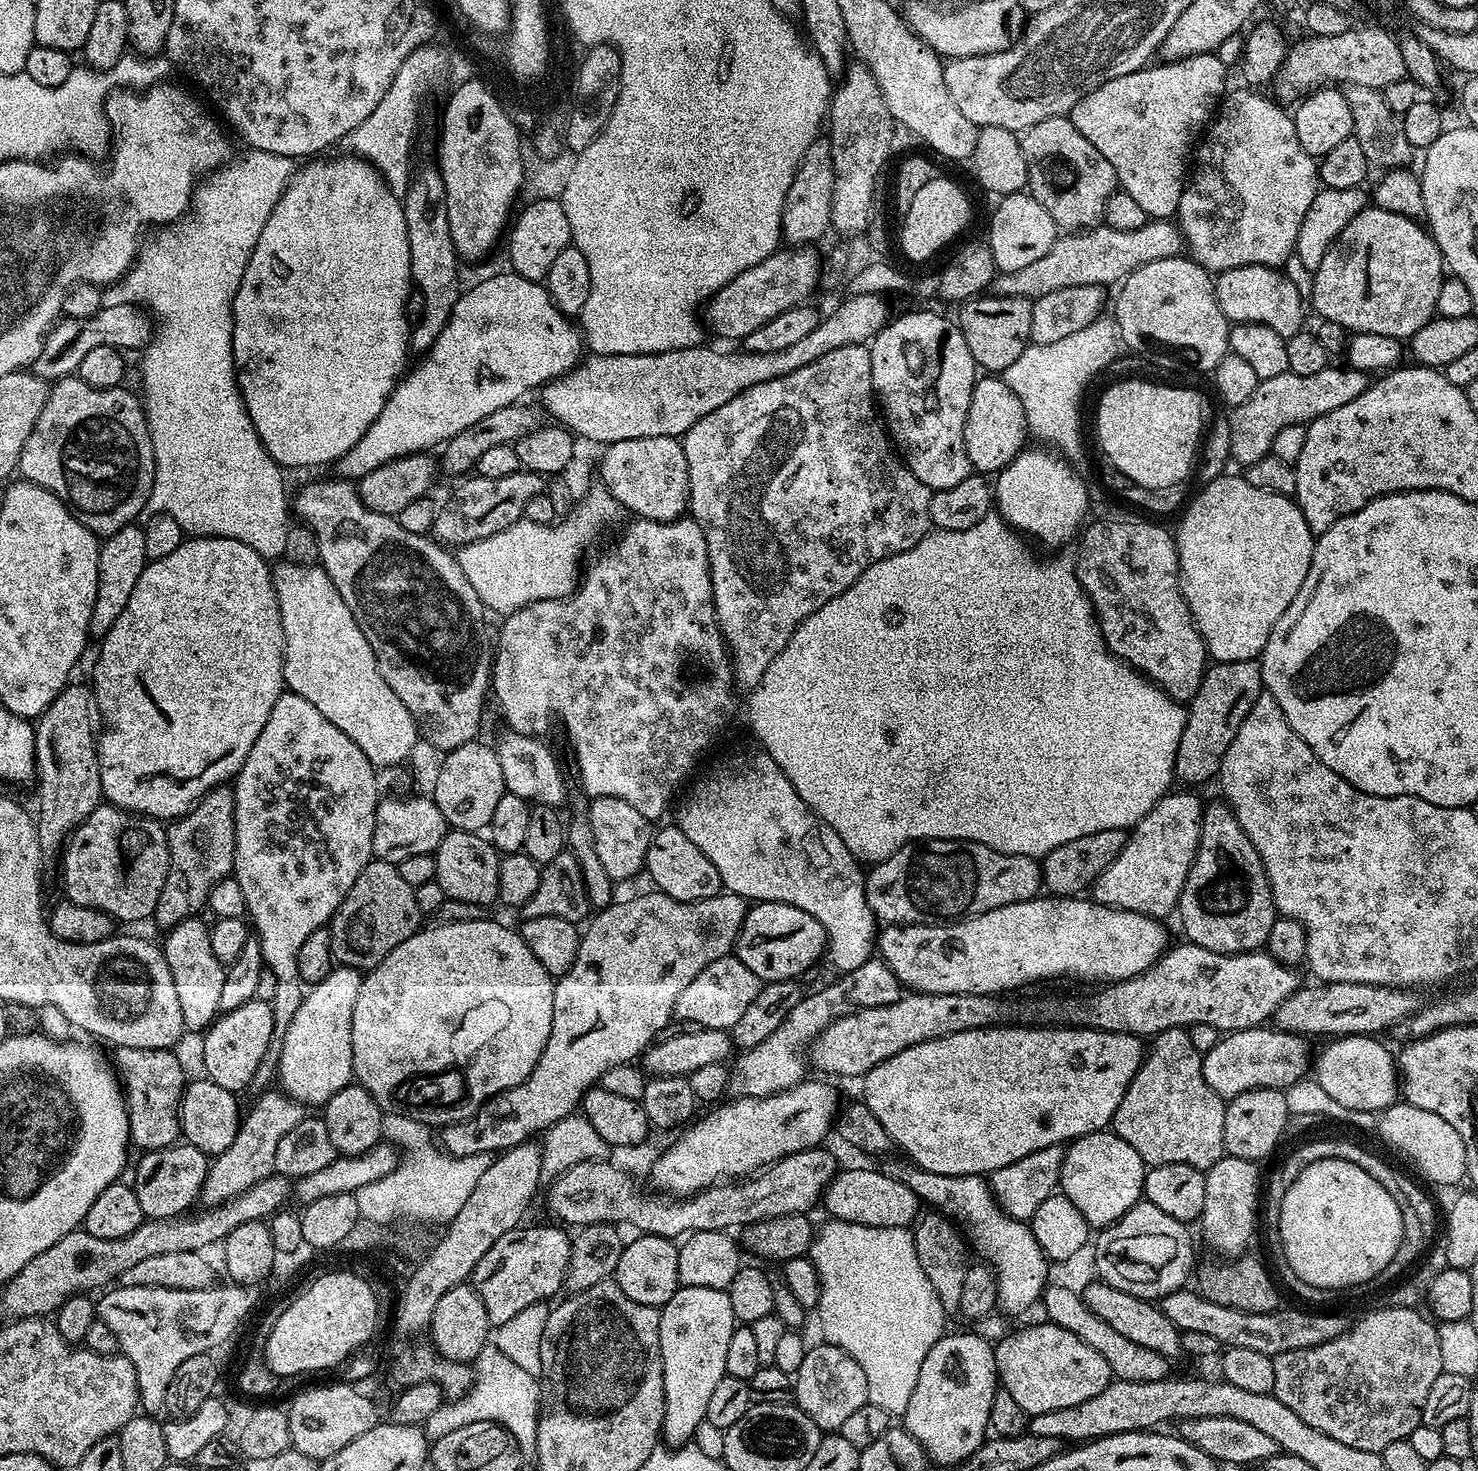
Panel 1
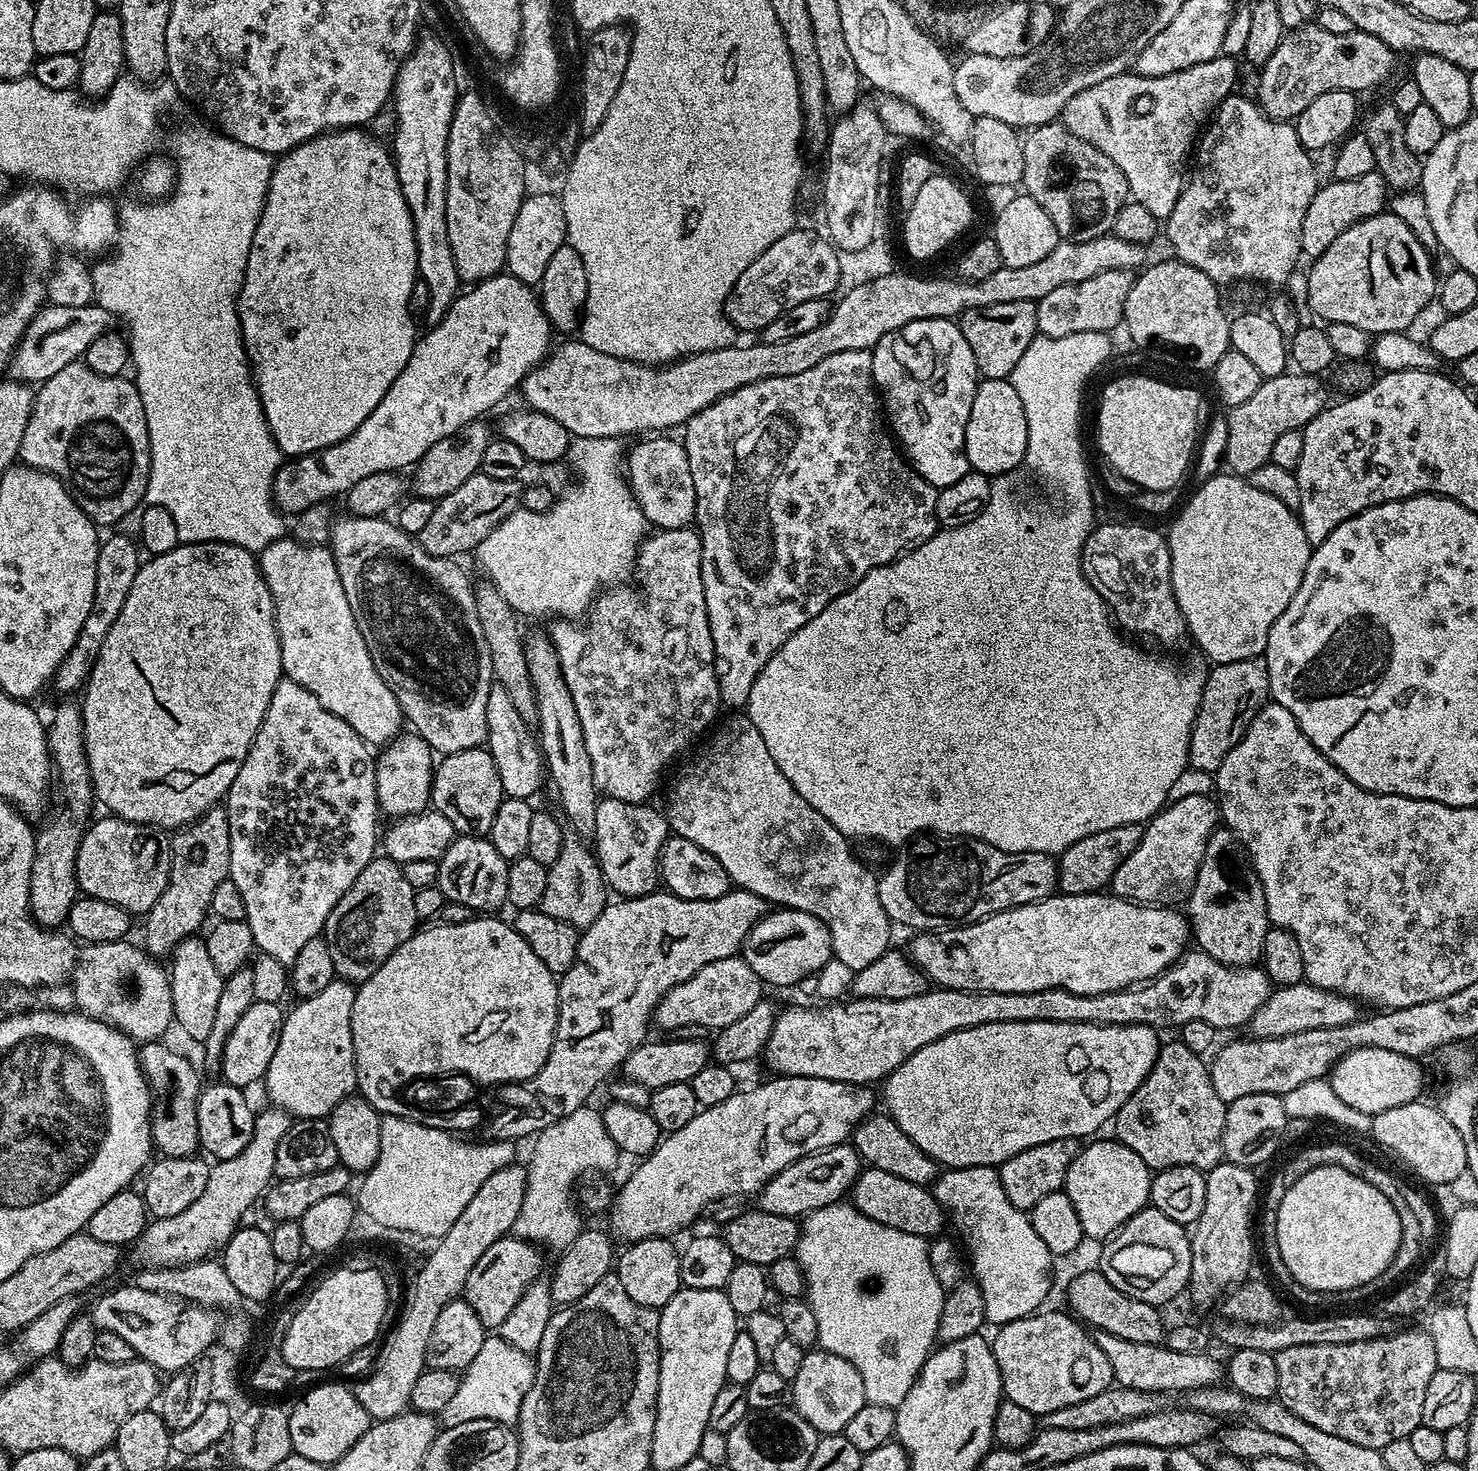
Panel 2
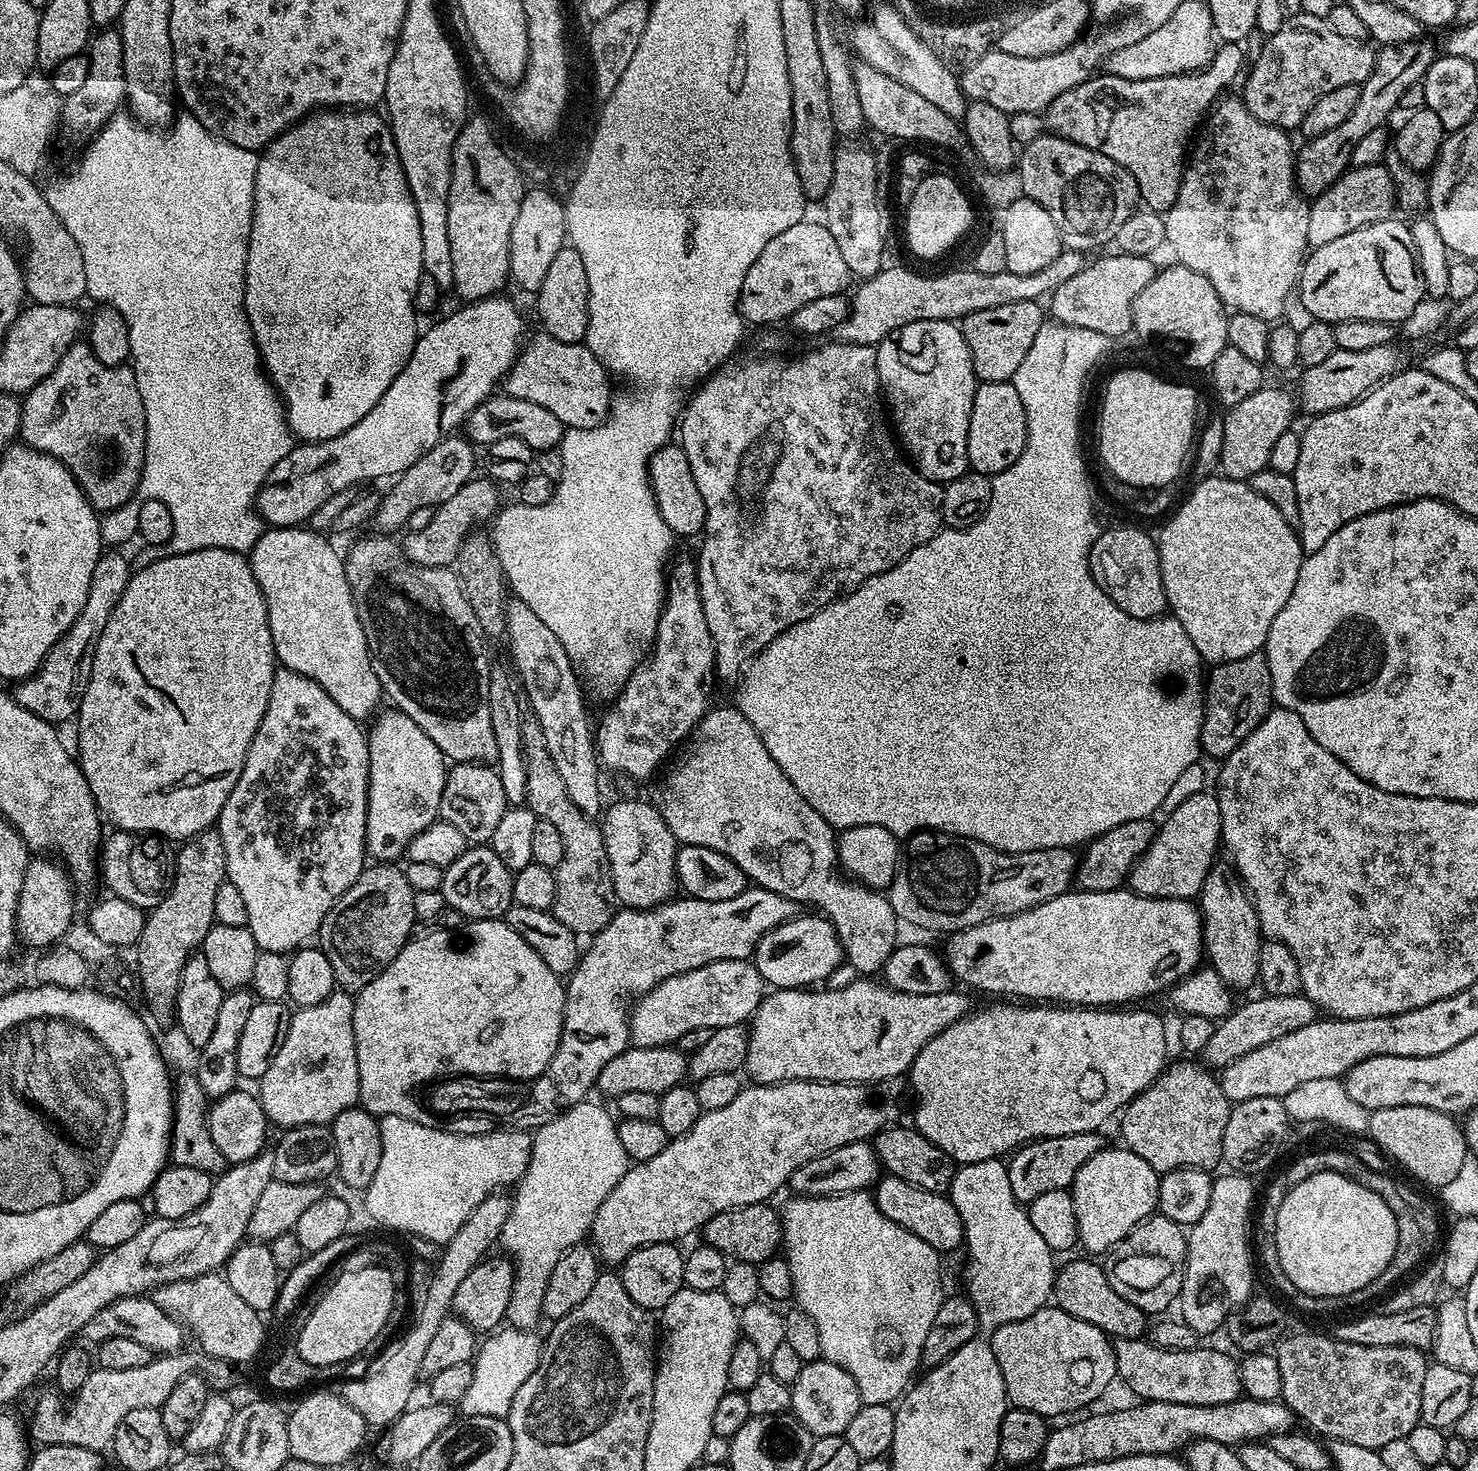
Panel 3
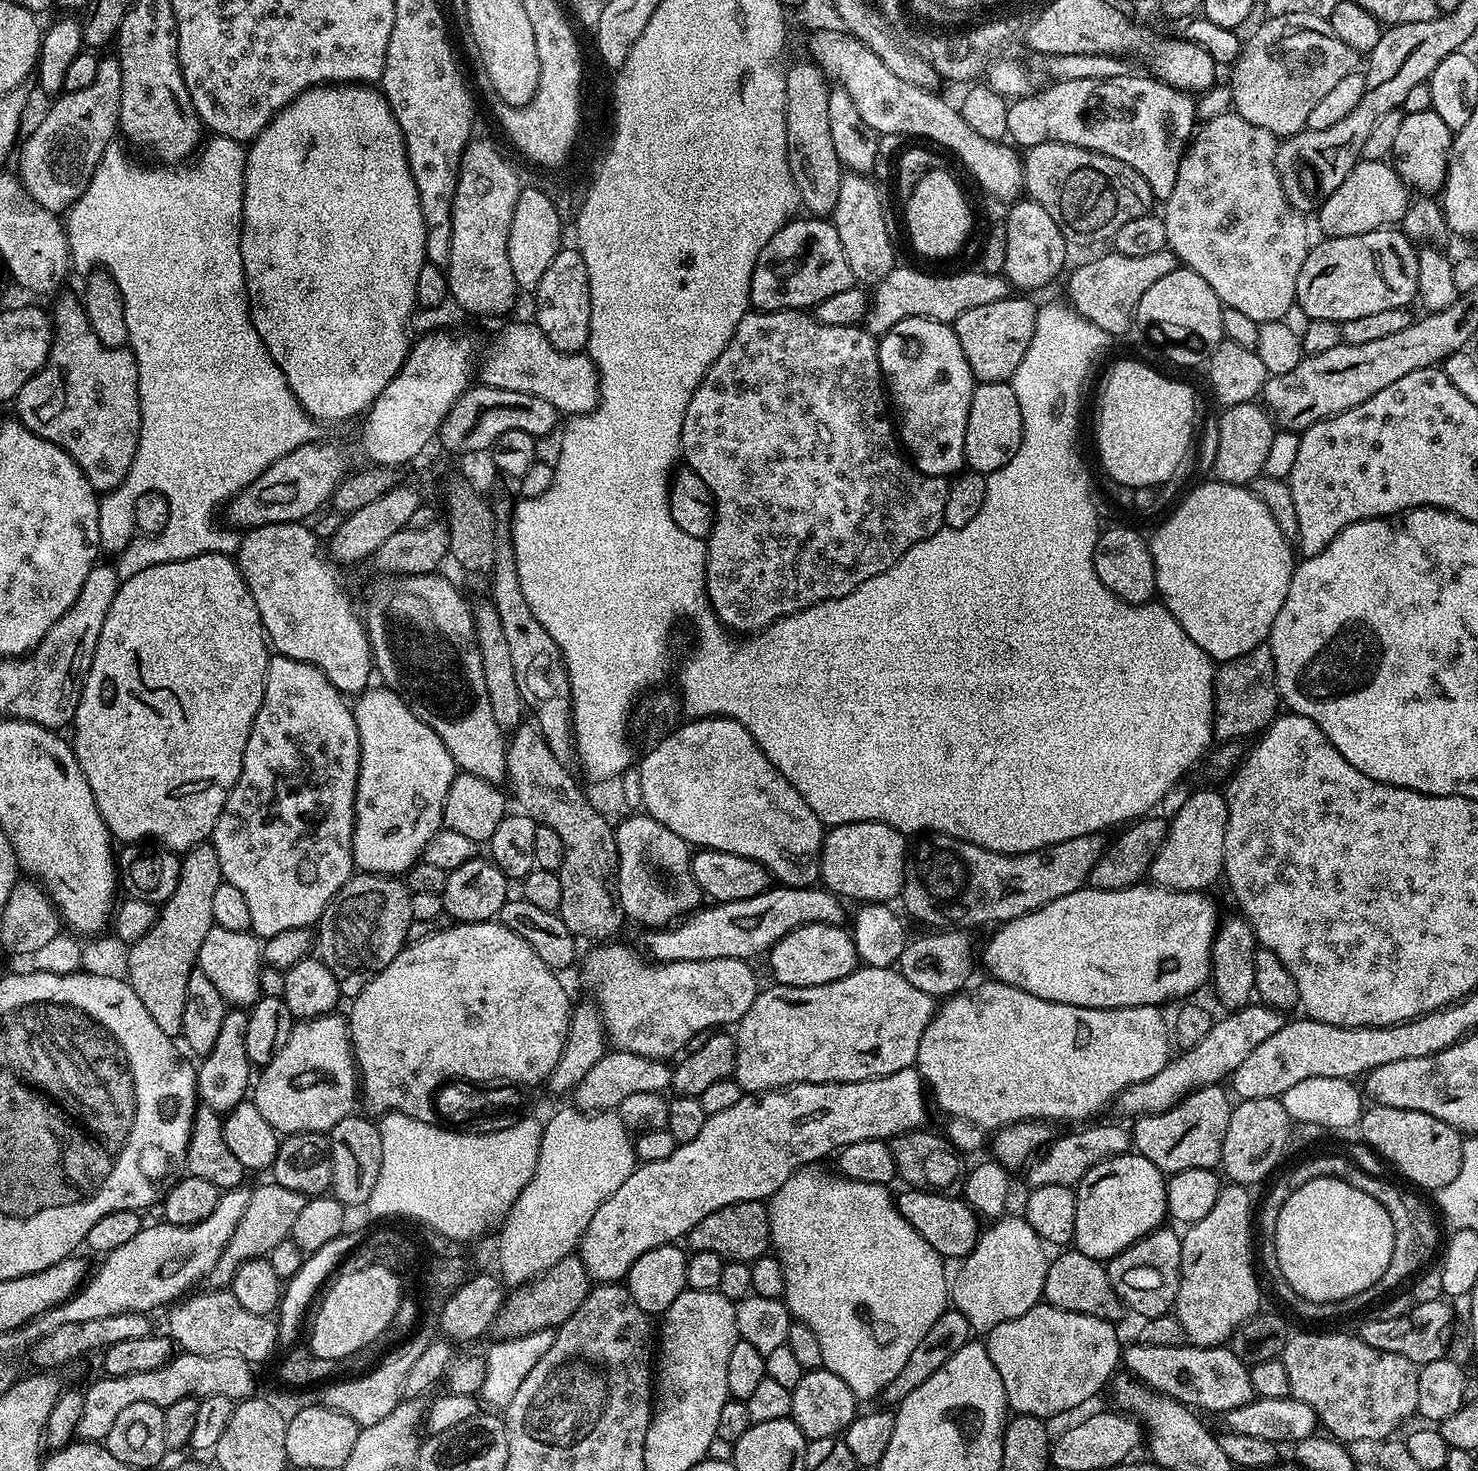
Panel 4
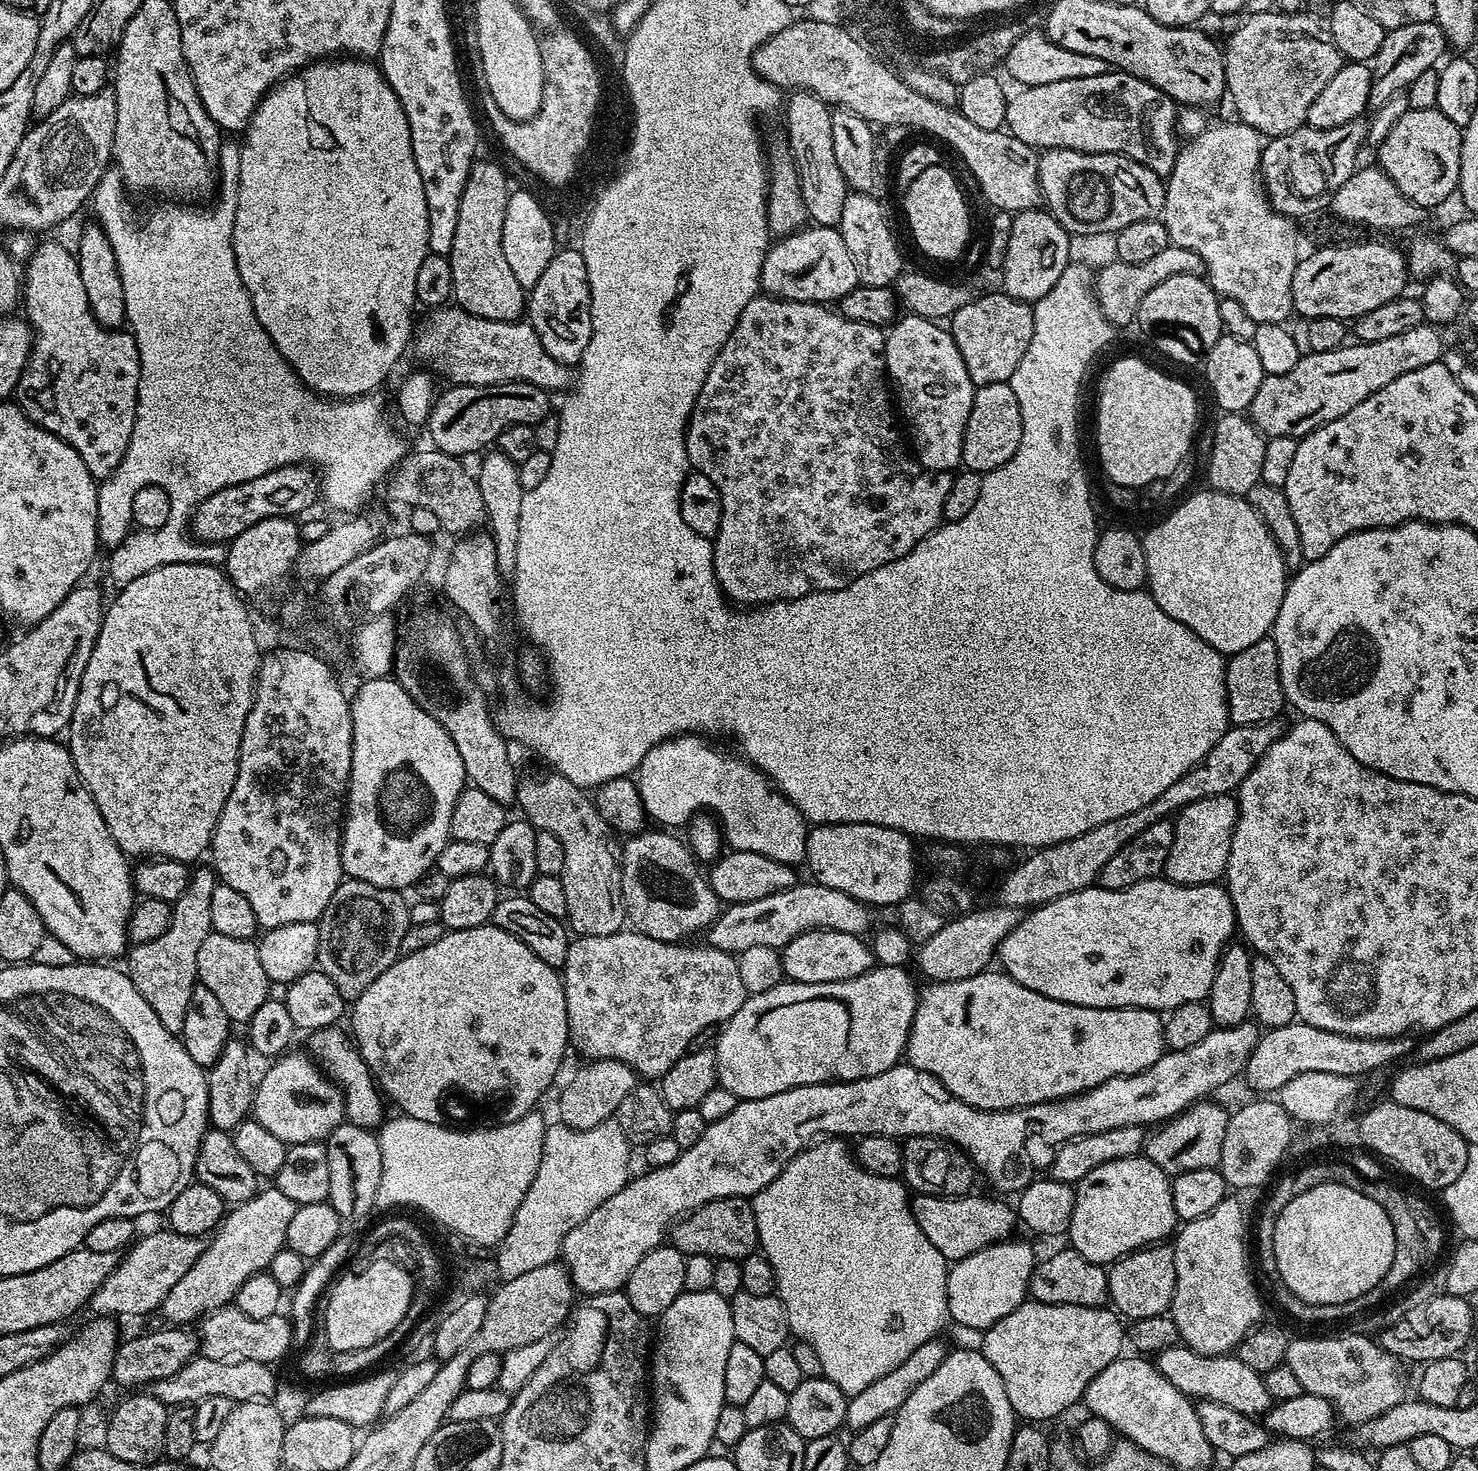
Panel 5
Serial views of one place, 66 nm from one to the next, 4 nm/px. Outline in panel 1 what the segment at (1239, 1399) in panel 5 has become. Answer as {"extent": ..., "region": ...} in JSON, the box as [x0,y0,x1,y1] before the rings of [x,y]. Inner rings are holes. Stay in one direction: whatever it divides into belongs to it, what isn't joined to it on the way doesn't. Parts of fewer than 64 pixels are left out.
{"extent":[1042,1283,1169,1382],"region":[[[1049,1283],[1042,1295],[1042,1305],[1049,1321],[1062,1330],[1070,1330],[1070,1334],[1078,1334],[1086,1346],[1091,1346],[1106,1358],[1106,1366],[1110,1366],[1113,1377],[1117,1380],[1129,1380],[1130,1382],[1158,1382],[1169,1375],[1169,1357],[1158,1354],[1154,1350],[1146,1350],[1146,1346],[1138,1346],[1138,1342],[1130,1342],[1130,1338],[1122,1338],[1119,1330],[1114,1330],[1098,1314],[1086,1306],[1083,1295],[1072,1288],[1067,1288],[1064,1284]]]}

